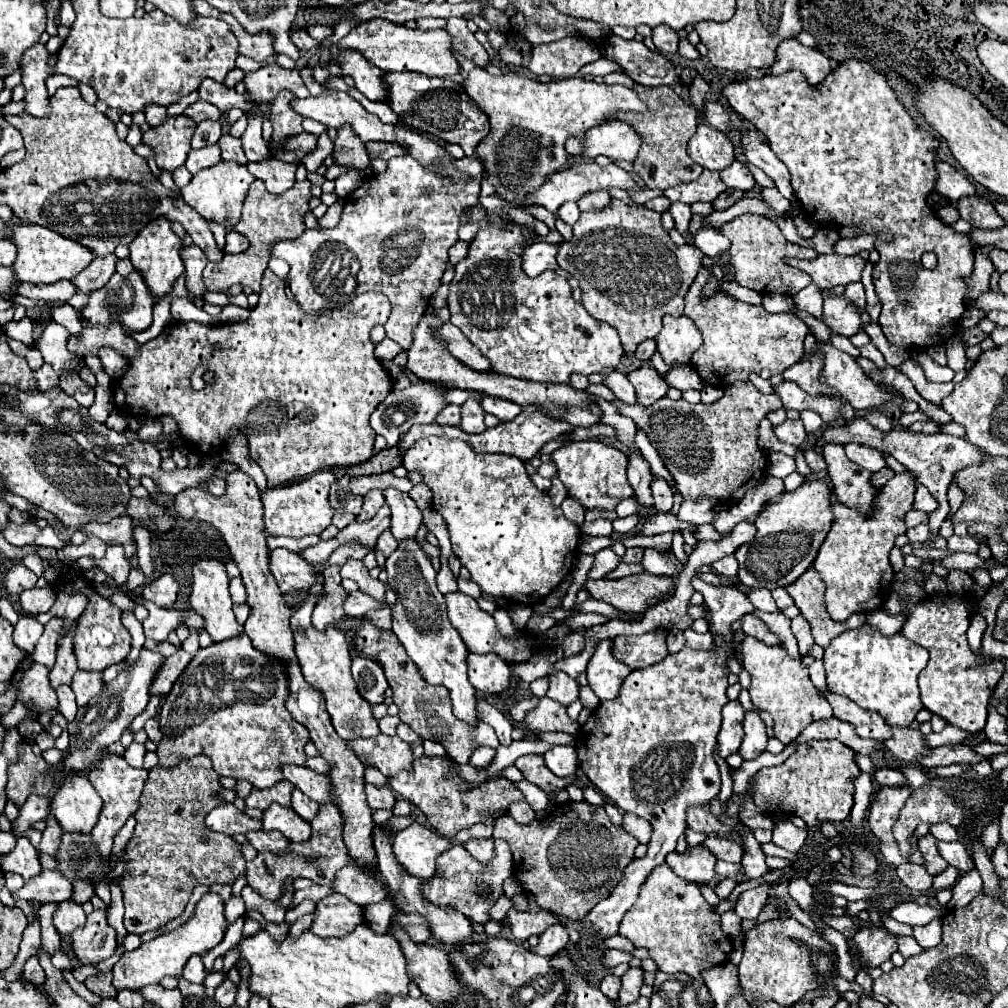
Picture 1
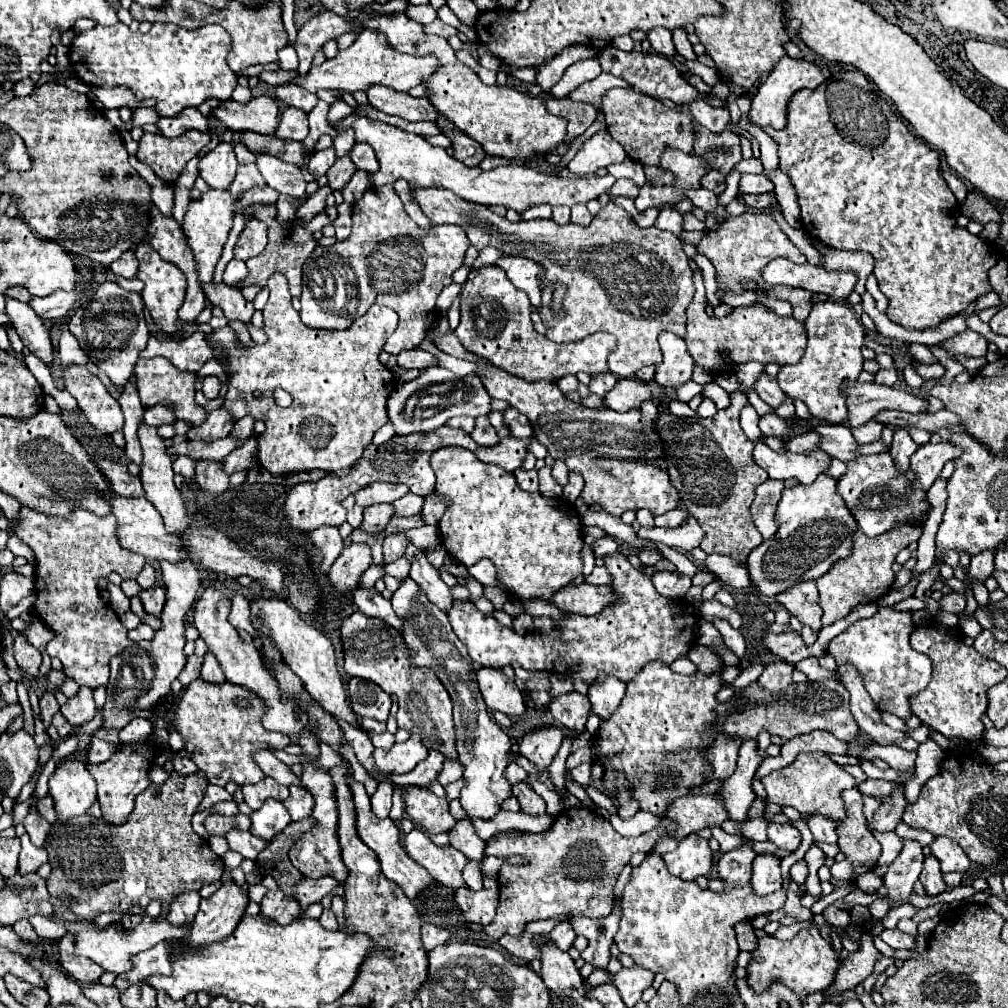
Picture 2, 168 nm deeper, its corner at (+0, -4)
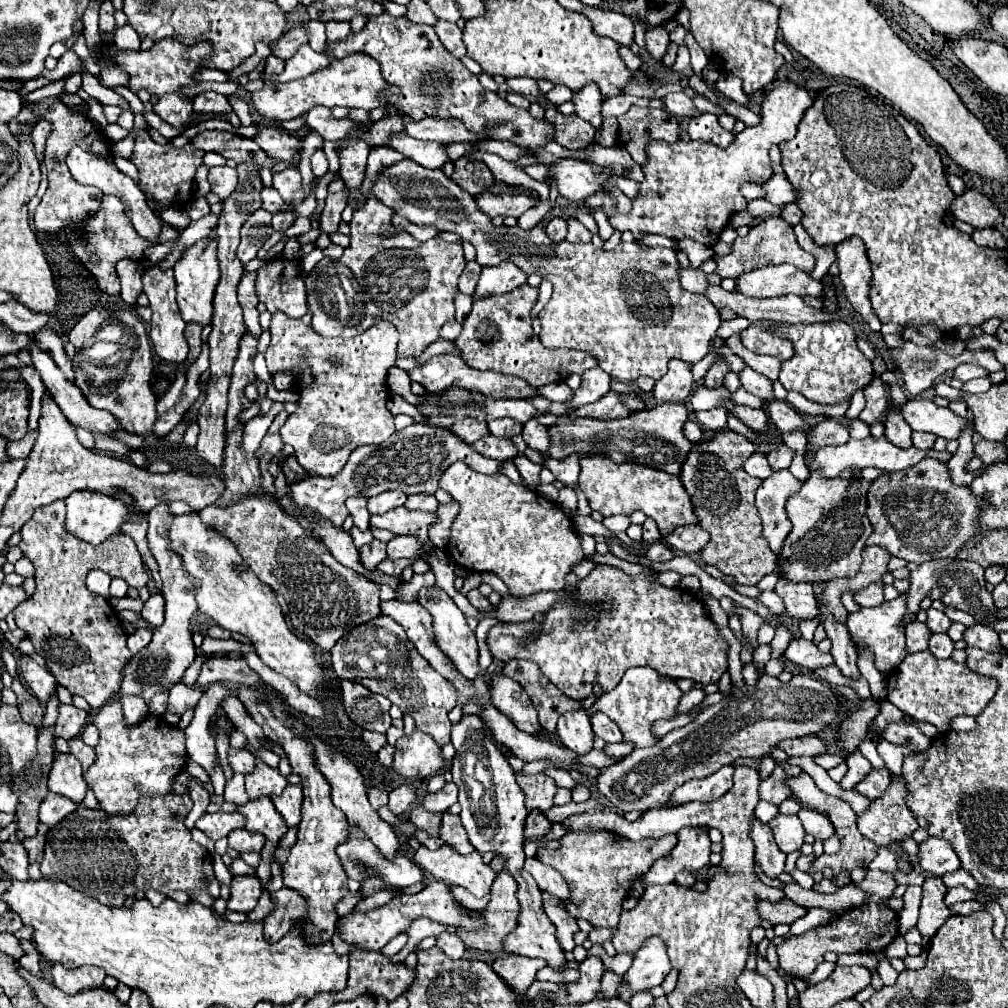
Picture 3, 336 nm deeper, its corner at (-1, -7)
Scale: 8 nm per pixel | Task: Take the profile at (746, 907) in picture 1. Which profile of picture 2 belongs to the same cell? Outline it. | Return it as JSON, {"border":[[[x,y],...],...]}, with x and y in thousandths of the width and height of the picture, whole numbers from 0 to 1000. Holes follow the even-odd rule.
{"border":[[[751,848],[747,852],[747,870],[745,880],[749,888],[763,888],[775,882],[775,862],[773,850],[769,848]]]}

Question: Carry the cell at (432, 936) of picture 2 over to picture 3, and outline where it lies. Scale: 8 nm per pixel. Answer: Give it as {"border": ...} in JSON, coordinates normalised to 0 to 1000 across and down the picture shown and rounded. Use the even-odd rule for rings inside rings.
{"border":[[[438,925],[437,929],[435,929],[435,940],[442,946],[442,948],[446,948],[446,950],[458,950],[460,948],[460,942],[462,942],[462,938],[460,938],[460,935],[452,929],[452,927],[444,927],[444,925]]]}

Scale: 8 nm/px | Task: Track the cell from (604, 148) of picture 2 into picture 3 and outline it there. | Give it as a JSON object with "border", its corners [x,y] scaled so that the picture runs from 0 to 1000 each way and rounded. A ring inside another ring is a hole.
{"border":[[[552,159],[544,165],[542,183],[546,185],[550,181],[554,192],[563,200],[579,200],[585,192],[595,188],[603,177],[603,167],[599,167],[599,173],[589,173],[577,159]]]}

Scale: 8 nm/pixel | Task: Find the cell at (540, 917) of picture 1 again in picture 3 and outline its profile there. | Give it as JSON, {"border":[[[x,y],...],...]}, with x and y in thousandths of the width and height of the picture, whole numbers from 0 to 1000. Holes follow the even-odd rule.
{"border":[[[496,946],[490,954],[488,960],[492,960],[492,966],[500,968],[500,974],[512,982],[512,986],[520,986],[524,978],[532,972],[534,962],[538,962],[542,954],[532,952],[532,950],[522,950],[514,946]]]}

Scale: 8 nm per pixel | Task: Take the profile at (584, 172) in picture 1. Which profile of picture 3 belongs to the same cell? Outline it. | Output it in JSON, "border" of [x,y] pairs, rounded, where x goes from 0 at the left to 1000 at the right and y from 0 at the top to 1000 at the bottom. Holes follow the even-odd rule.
{"border":[[[577,204],[577,206],[573,206],[571,208],[571,216],[587,230],[587,232],[593,232],[593,224],[591,224],[591,220],[589,220],[589,216],[587,216],[587,212]]]}

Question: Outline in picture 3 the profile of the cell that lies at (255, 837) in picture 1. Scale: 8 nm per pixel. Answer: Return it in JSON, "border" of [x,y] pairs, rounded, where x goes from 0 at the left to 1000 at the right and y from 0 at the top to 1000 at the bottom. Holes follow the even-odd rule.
{"border":[[[236,821],[230,827],[226,827],[226,837],[234,845],[258,845],[262,839],[262,829],[260,827],[248,827],[246,823]]]}

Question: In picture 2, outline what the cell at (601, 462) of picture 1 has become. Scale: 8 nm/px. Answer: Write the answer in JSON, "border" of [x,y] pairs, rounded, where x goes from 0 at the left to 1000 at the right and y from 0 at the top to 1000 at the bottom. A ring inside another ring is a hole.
{"border":[[[568,451],[561,455],[564,467],[574,469],[580,477],[576,487],[576,495],[586,501],[594,499],[598,507],[606,511],[616,511],[622,505],[644,505],[648,511],[656,511],[664,505],[672,503],[674,489],[664,479],[664,471],[660,465],[650,463],[640,457],[620,457],[620,455],[600,455],[600,453],[584,453],[584,451]]]}

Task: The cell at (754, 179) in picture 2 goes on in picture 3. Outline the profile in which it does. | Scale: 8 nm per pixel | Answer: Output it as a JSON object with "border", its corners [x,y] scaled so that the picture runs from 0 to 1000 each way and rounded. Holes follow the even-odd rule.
{"border":[[[768,173],[760,183],[756,183],[758,190],[760,190],[760,198],[772,204],[780,204],[792,198],[794,190],[790,190],[790,187],[782,181],[780,173]]]}

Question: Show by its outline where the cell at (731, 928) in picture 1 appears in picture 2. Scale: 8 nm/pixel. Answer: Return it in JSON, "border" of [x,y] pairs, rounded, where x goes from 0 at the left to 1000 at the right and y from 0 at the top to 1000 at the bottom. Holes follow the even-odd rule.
{"border":[[[737,914],[737,916],[729,918],[729,926],[731,926],[735,943],[745,943],[749,939],[749,924],[745,920],[745,914]]]}

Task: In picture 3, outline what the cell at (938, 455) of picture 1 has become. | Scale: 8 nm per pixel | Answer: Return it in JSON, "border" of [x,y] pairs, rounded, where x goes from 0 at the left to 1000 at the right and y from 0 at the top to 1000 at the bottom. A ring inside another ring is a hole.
{"border":[[[774,442],[774,446],[770,448],[770,446],[766,446],[766,448],[762,448],[760,450],[760,454],[762,454],[762,460],[766,462],[766,466],[776,466],[776,464],[782,464],[784,462],[784,458],[786,458],[786,452],[788,452],[788,448],[782,444],[782,442]]]}

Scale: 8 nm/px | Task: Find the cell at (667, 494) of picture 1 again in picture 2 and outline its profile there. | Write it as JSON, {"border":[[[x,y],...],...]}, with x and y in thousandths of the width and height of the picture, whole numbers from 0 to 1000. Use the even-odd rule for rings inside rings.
{"border":[[[666,505],[666,507],[658,509],[658,511],[652,511],[652,513],[650,513],[650,521],[652,521],[652,523],[674,523],[680,513],[682,513],[680,507]]]}

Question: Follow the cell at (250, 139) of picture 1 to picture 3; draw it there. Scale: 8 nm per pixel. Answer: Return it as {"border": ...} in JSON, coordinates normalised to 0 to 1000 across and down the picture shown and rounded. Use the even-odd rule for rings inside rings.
{"border":[[[284,167],[278,173],[272,173],[272,187],[278,190],[284,202],[294,204],[302,200],[302,187],[300,187],[300,175],[294,167]],[[294,188],[294,192],[290,192]]]}

